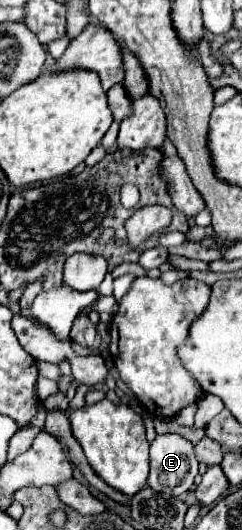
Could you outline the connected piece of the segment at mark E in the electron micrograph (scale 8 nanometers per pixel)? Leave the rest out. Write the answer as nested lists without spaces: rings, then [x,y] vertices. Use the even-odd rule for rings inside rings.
[[[162,434],[150,444],[148,488],[154,492],[180,496],[190,490],[198,474],[194,446],[178,434]]]

